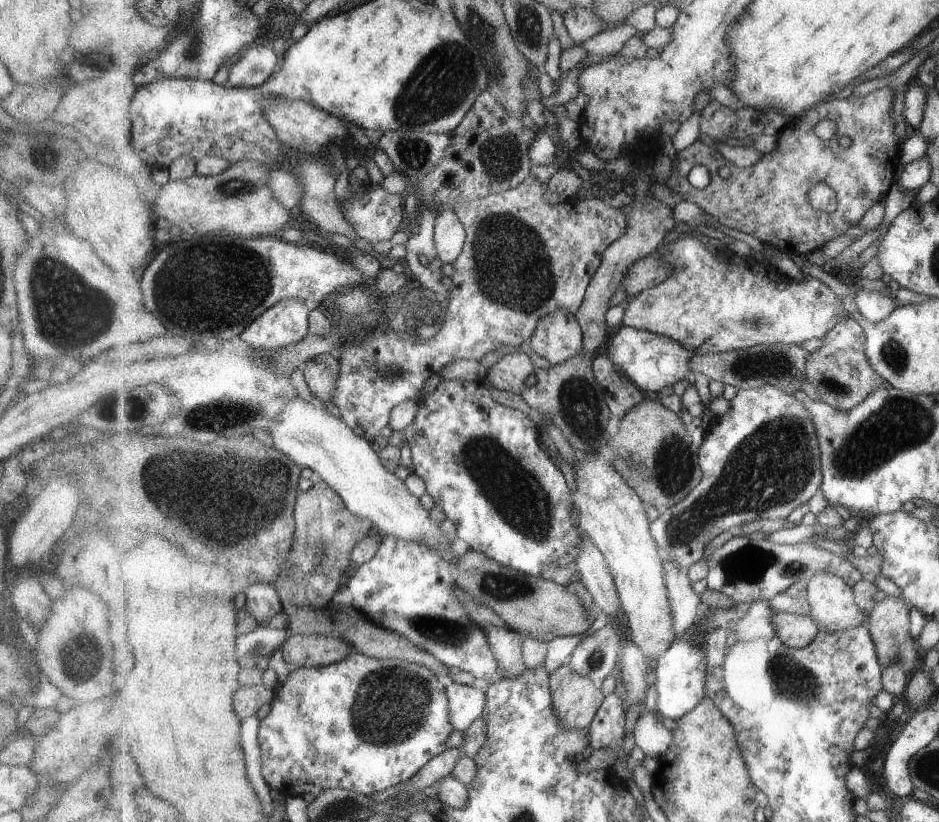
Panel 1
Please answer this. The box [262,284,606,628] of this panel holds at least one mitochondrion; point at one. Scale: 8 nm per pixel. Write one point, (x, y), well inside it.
(516, 494)

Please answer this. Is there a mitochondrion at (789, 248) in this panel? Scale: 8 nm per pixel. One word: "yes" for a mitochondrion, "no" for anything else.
no

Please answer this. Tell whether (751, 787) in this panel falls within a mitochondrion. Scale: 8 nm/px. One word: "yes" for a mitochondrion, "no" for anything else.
no

